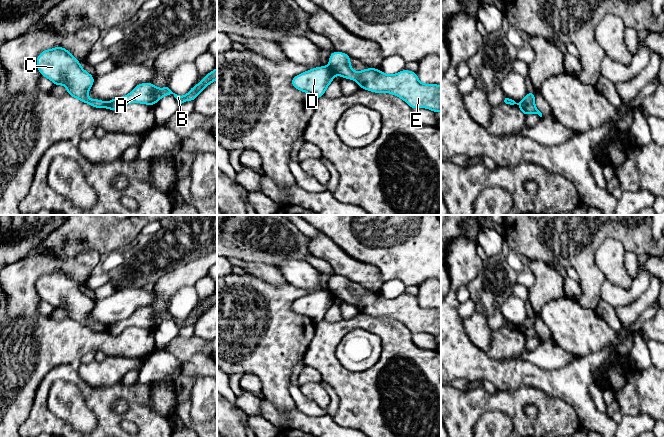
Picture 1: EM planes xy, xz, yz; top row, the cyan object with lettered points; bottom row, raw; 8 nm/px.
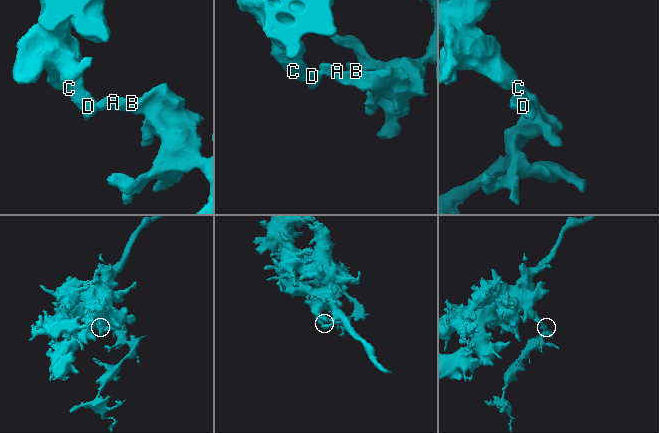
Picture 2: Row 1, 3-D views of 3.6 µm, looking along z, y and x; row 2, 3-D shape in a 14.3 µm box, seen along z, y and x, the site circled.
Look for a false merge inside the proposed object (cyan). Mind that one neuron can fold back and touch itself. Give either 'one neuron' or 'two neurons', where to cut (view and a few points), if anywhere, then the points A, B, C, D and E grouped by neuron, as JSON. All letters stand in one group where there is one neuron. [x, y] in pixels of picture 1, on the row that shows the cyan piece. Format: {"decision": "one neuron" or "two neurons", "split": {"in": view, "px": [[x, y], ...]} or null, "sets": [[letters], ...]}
{"decision": "two neurons", "split": {"in": "xz", "px": [[328, 67], [334, 73]]}, "sets": [["A", "B", "E"], ["C", "D"]]}

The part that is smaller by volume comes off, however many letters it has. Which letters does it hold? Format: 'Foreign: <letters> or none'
Foreign: A, B, E

